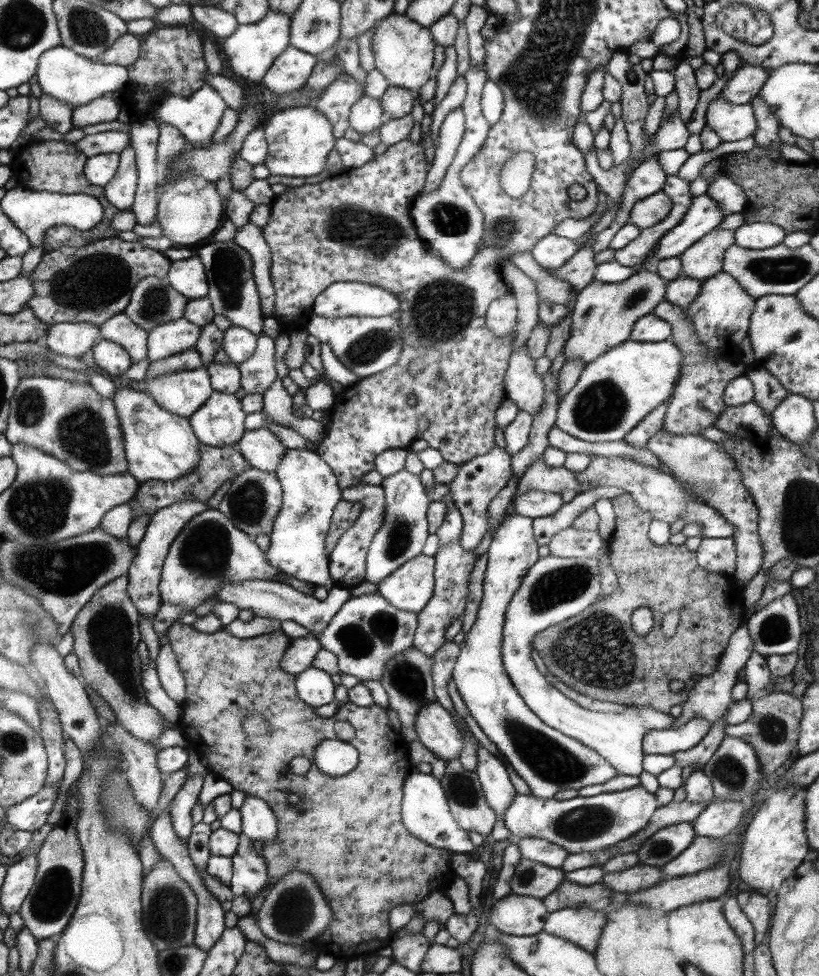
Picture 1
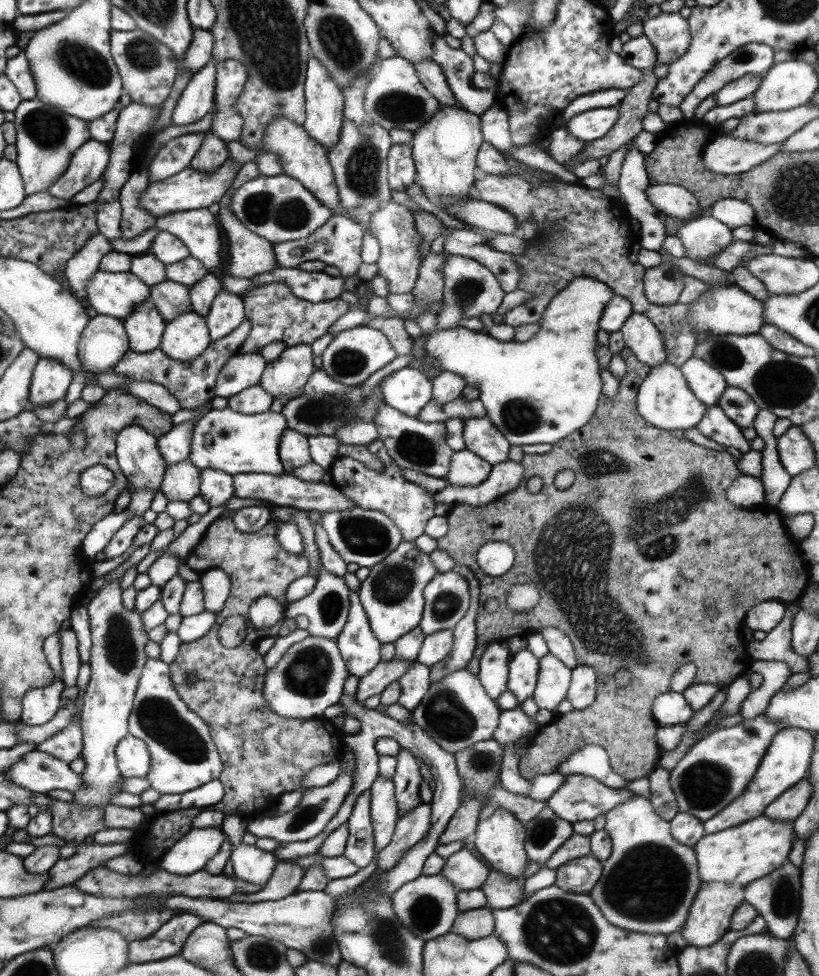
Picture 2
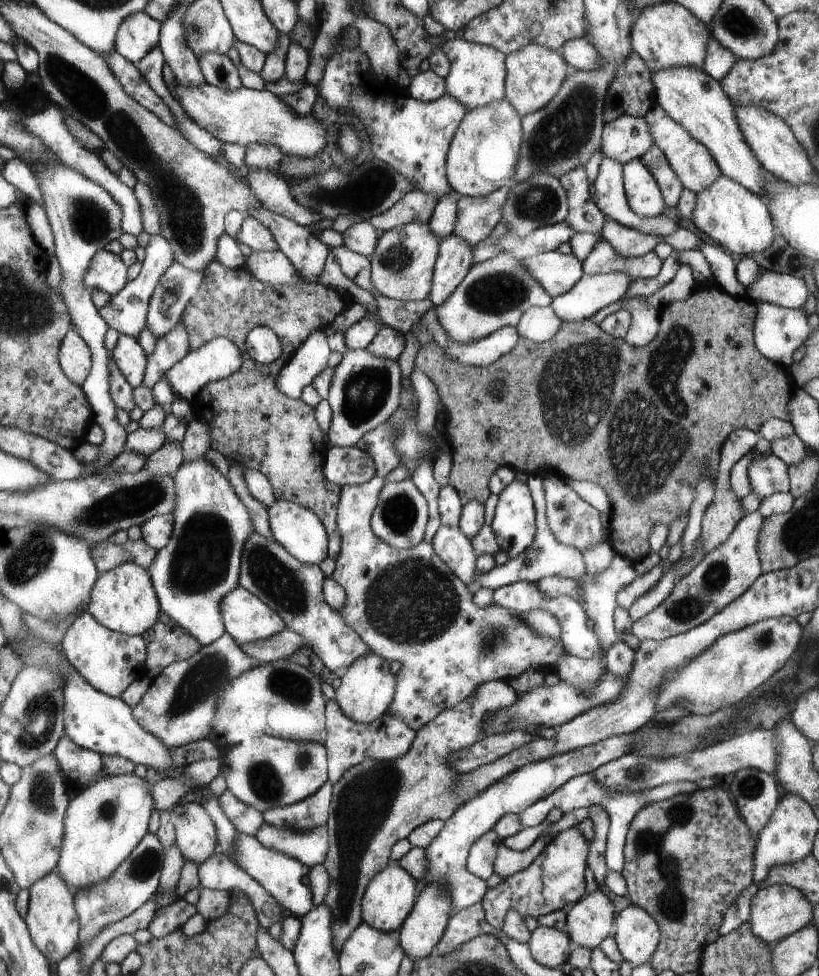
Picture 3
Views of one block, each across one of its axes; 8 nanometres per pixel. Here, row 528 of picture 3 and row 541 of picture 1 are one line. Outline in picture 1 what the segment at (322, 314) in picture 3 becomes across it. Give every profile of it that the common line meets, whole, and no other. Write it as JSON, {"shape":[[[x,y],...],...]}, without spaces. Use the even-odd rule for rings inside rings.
{"shape":[[[345,500],[337,502],[337,506],[333,508],[329,534],[325,538],[325,552],[327,552],[327,556],[335,550],[337,542],[341,540],[341,536],[355,524],[359,514],[361,514],[361,502],[345,502]]]}

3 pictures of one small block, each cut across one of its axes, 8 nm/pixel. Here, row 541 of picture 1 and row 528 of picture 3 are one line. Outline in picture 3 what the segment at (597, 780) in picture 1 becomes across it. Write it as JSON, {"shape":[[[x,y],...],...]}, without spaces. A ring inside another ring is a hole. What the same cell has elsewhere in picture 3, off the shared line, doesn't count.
{"shape":[[[513,480],[503,488],[491,530],[497,536],[501,552],[509,558],[515,558],[531,546],[535,534],[535,508],[527,484]]]}

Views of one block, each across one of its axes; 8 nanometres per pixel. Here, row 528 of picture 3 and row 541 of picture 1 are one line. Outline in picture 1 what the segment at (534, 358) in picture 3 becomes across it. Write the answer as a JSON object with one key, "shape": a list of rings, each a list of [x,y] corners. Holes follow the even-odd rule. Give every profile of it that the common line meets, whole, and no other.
{"shape":[[[619,494],[619,496],[611,498],[609,502],[613,504],[613,512],[615,512],[615,532],[613,532],[611,540],[607,542],[607,556],[609,556],[609,560],[611,560],[611,568],[613,568],[613,572],[615,572],[615,576],[617,576],[617,582],[619,582],[617,590],[613,590],[613,594],[609,594],[609,596],[599,596],[599,600],[597,600],[595,604],[587,606],[579,616],[569,618],[569,620],[557,624],[557,626],[551,626],[551,628],[547,628],[547,630],[535,634],[535,636],[533,636],[533,650],[539,652],[539,656],[541,656],[541,660],[545,662],[545,666],[547,666],[547,670],[549,670],[551,676],[555,676],[559,682],[563,682],[565,686],[573,688],[575,692],[579,692],[579,694],[583,694],[583,696],[589,696],[589,698],[595,698],[595,700],[601,700],[601,702],[615,702],[615,704],[623,704],[623,706],[629,706],[629,704],[631,704],[631,706],[637,706],[637,708],[651,706],[651,708],[655,708],[657,712],[671,714],[675,708],[681,708],[681,706],[687,702],[689,692],[693,690],[693,686],[695,686],[697,680],[709,678],[711,674],[715,674],[715,672],[719,670],[719,658],[721,658],[721,654],[725,654],[725,648],[729,646],[729,638],[731,638],[733,632],[735,632],[737,628],[741,628],[743,622],[745,622],[743,590],[741,590],[729,576],[721,576],[721,574],[713,574],[713,572],[703,570],[703,568],[697,564],[697,554],[691,552],[687,546],[683,546],[683,544],[669,544],[669,542],[663,544],[663,546],[655,546],[655,544],[647,538],[647,532],[649,532],[649,526],[651,526],[653,516],[649,516],[647,512],[643,512],[643,510],[635,504],[635,498],[633,498],[633,496],[629,496],[629,494]],[[641,606],[647,608],[647,610],[651,612],[651,616],[653,616],[653,626],[651,626],[651,632],[649,632],[647,636],[637,636],[637,632],[631,630],[631,614],[633,614],[633,610],[637,610],[637,608],[641,608]],[[669,612],[677,612],[677,614],[679,614],[679,626],[677,626],[675,636],[667,640],[667,638],[663,638],[663,634],[661,634],[661,618],[663,618],[665,614],[669,614]],[[671,680],[681,680],[681,682],[685,684],[685,690],[679,692],[679,694],[673,694],[673,692],[669,690],[669,682],[671,682]]]}

